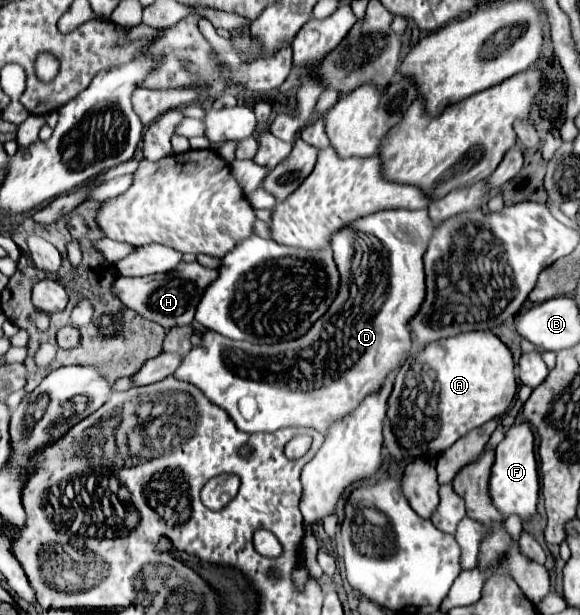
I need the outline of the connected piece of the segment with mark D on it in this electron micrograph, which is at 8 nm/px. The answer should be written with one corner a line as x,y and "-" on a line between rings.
424,208
382,210
352,222
336,232
330,242
340,272
340,288
326,316
316,320
310,332
298,340
282,344
252,344
206,330
202,334
202,346
192,348
182,358
174,376
200,388
214,404
222,406
246,434
274,432
284,426
306,426
326,434
334,420
342,420
342,416
348,416
358,408
368,394
378,392
386,376
400,370
406,354
412,350
414,336
410,332
410,320
418,314
418,308
422,308
422,296
426,296
422,258
430,236
432,222

